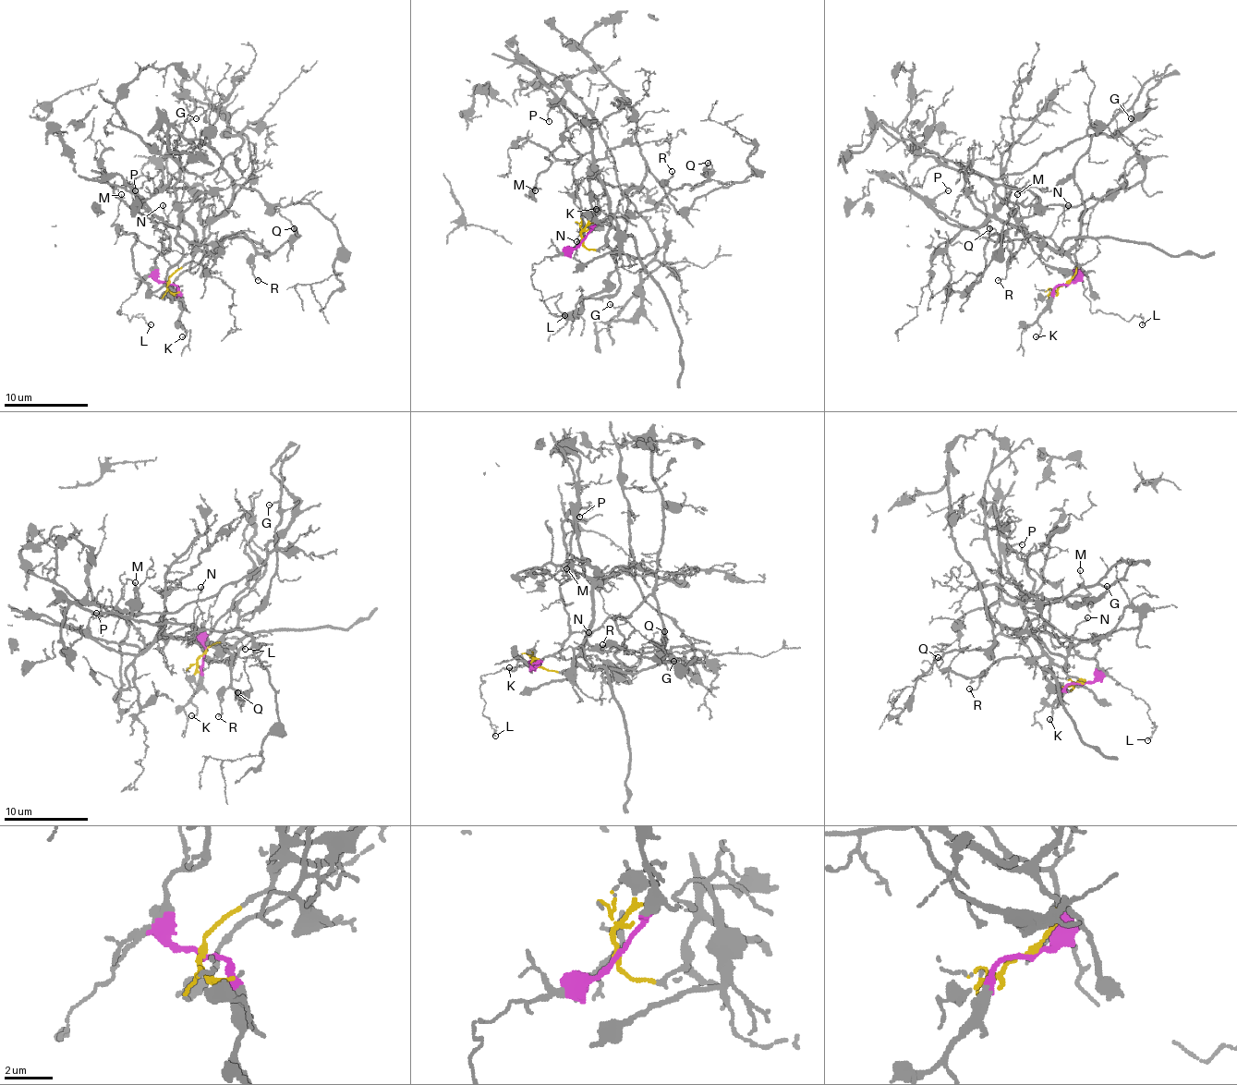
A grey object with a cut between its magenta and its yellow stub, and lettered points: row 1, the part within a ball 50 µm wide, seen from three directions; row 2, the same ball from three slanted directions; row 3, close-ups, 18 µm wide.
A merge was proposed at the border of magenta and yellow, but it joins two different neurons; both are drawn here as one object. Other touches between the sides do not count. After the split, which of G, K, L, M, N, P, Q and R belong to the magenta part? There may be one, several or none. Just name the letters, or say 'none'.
K, L, N, P

